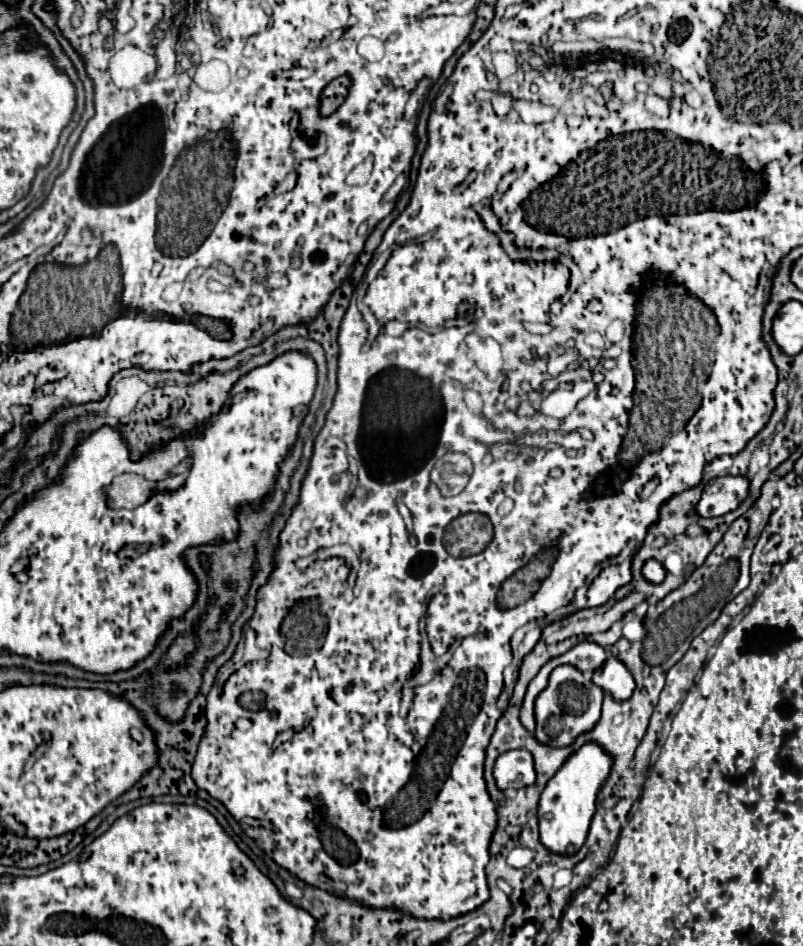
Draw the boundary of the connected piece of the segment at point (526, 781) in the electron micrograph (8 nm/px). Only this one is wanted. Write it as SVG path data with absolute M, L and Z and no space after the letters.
M526 749L502 753L494 765L494 779L500 791L506 791L510 787L522 789L534 785L536 771L534 771L532 755Z

